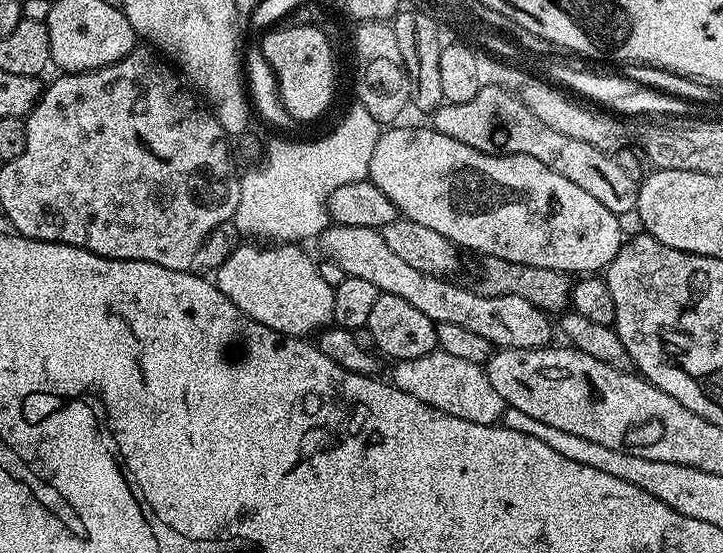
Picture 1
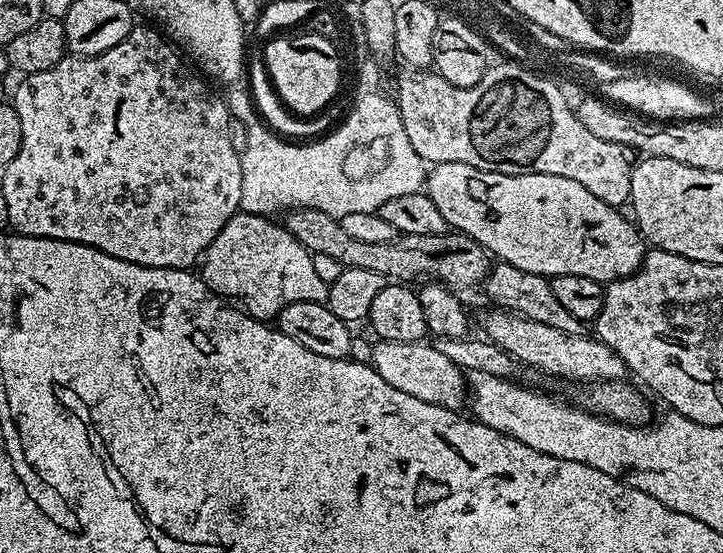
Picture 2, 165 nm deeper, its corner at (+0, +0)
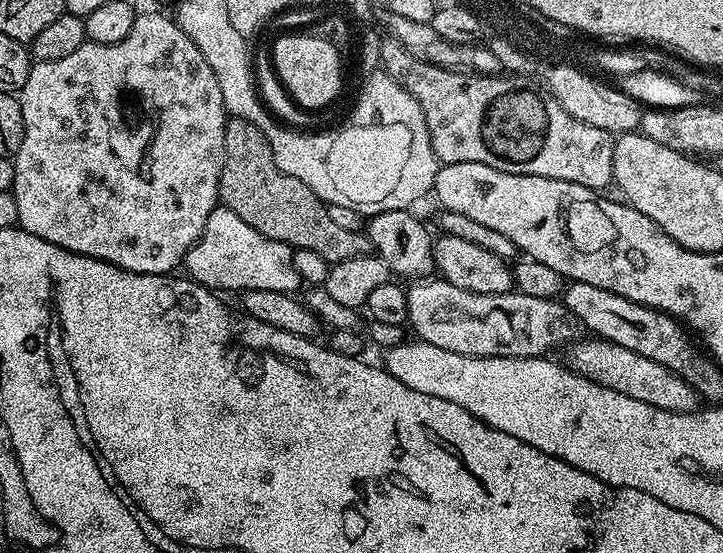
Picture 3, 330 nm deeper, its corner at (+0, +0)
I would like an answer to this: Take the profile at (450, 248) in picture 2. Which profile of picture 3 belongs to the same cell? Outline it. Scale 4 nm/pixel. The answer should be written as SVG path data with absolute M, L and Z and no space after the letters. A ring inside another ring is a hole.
M235 118L228 121L219 203L234 210L234 214L238 214L246 226L254 226L258 234L266 234L266 238L274 238L274 242L289 244L294 250L301 248L317 253L330 266L346 262L346 258L371 256L374 252L367 234L337 226L327 213L328 205L306 186L306 182L298 182L298 178L290 178L290 174L278 170L270 142L254 122Z

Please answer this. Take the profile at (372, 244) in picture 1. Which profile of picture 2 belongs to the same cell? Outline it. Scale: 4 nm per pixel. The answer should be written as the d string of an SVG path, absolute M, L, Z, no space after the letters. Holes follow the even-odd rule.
M495 306L487 309L489 312L484 316L484 332L493 344L497 344L504 352L509 352L513 360L521 365L529 364L540 372L546 372L550 376L561 376L564 380L580 380L576 382L591 382L594 380L622 380L629 375L628 367L618 358L610 346L606 346L592 334L579 336L578 334L566 334L563 330L554 330L554 326L545 326L543 322L530 322L530 318L519 316L516 312L505 312L503 308Z

